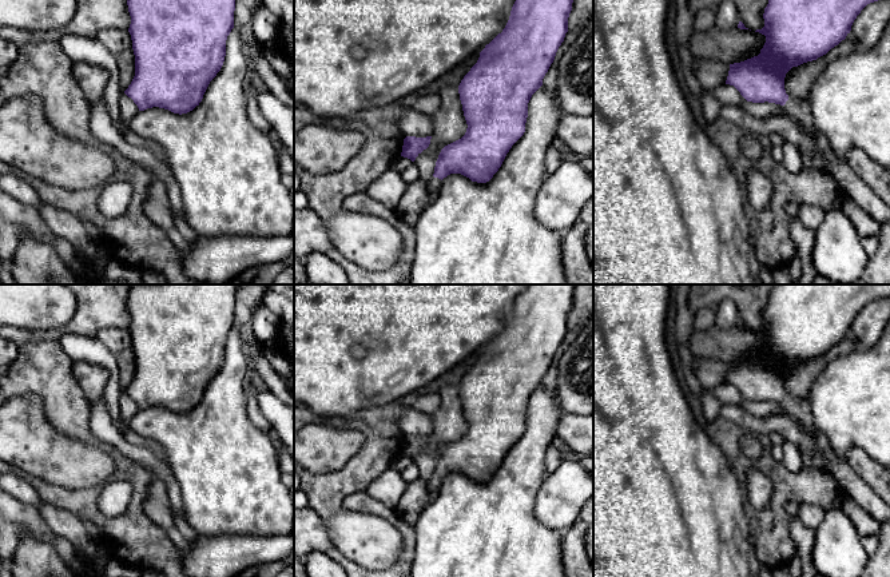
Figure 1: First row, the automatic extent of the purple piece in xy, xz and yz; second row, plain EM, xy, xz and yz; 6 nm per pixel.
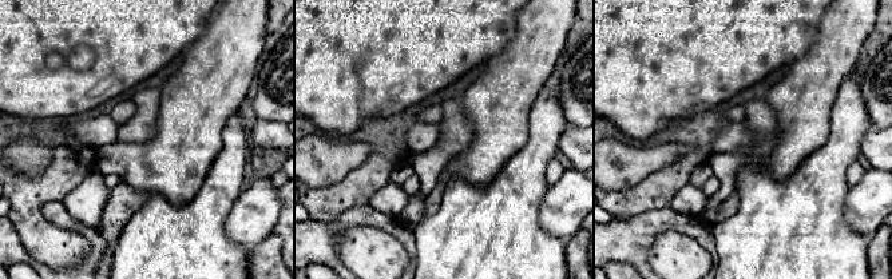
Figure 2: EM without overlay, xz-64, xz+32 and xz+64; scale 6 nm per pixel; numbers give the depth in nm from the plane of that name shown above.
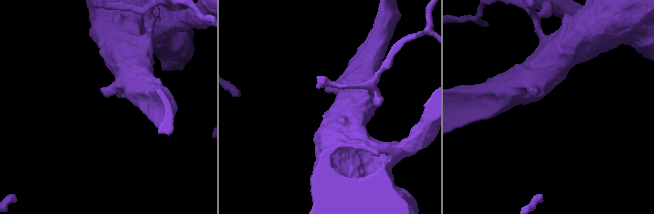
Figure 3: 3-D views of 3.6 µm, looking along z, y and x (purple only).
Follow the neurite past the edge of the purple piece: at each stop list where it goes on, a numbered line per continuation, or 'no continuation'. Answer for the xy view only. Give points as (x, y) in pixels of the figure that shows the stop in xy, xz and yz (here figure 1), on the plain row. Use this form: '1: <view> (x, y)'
no continuation

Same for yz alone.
1: yz (801, 409)

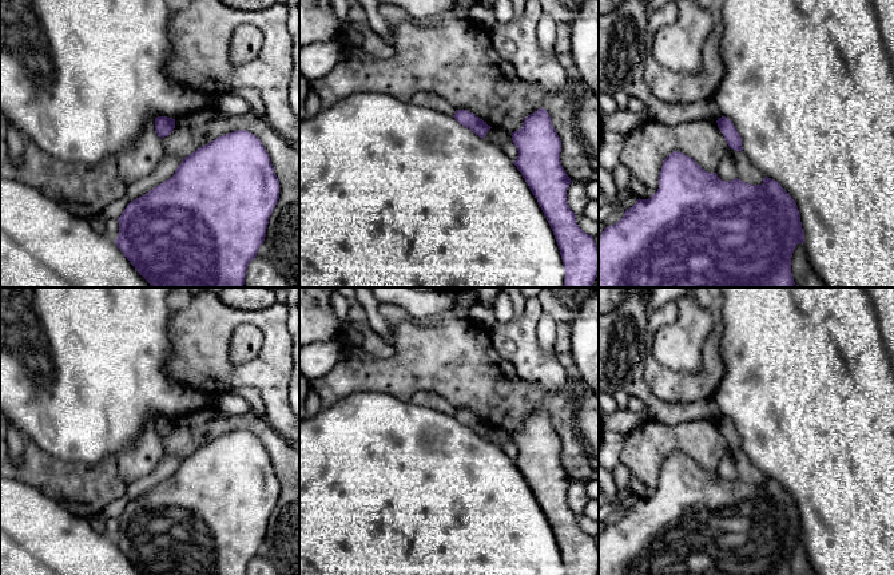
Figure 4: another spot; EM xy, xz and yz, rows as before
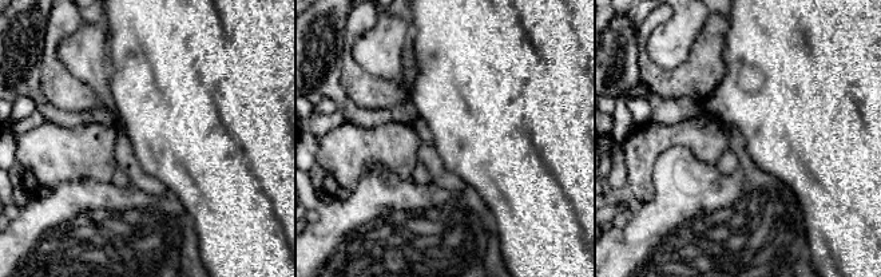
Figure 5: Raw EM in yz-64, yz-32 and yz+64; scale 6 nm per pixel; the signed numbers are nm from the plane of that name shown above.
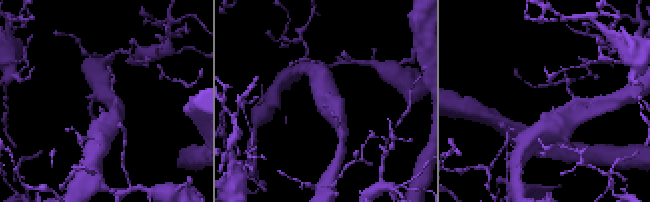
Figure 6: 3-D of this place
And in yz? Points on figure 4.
no continuation

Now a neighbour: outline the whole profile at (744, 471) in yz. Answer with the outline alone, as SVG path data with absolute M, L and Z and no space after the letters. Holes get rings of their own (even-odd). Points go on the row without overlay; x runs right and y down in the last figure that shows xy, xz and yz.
M728 447L726 456L731 456L735 460L735 477L750 484L763 483L764 475L751 464L743 451L736 451Z

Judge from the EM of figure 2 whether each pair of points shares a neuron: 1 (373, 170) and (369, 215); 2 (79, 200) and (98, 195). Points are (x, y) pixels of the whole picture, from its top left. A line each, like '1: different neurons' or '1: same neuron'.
1: different neurons
2: same neuron

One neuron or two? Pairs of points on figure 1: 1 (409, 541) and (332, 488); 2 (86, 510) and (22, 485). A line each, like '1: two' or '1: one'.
1: two
2: two

